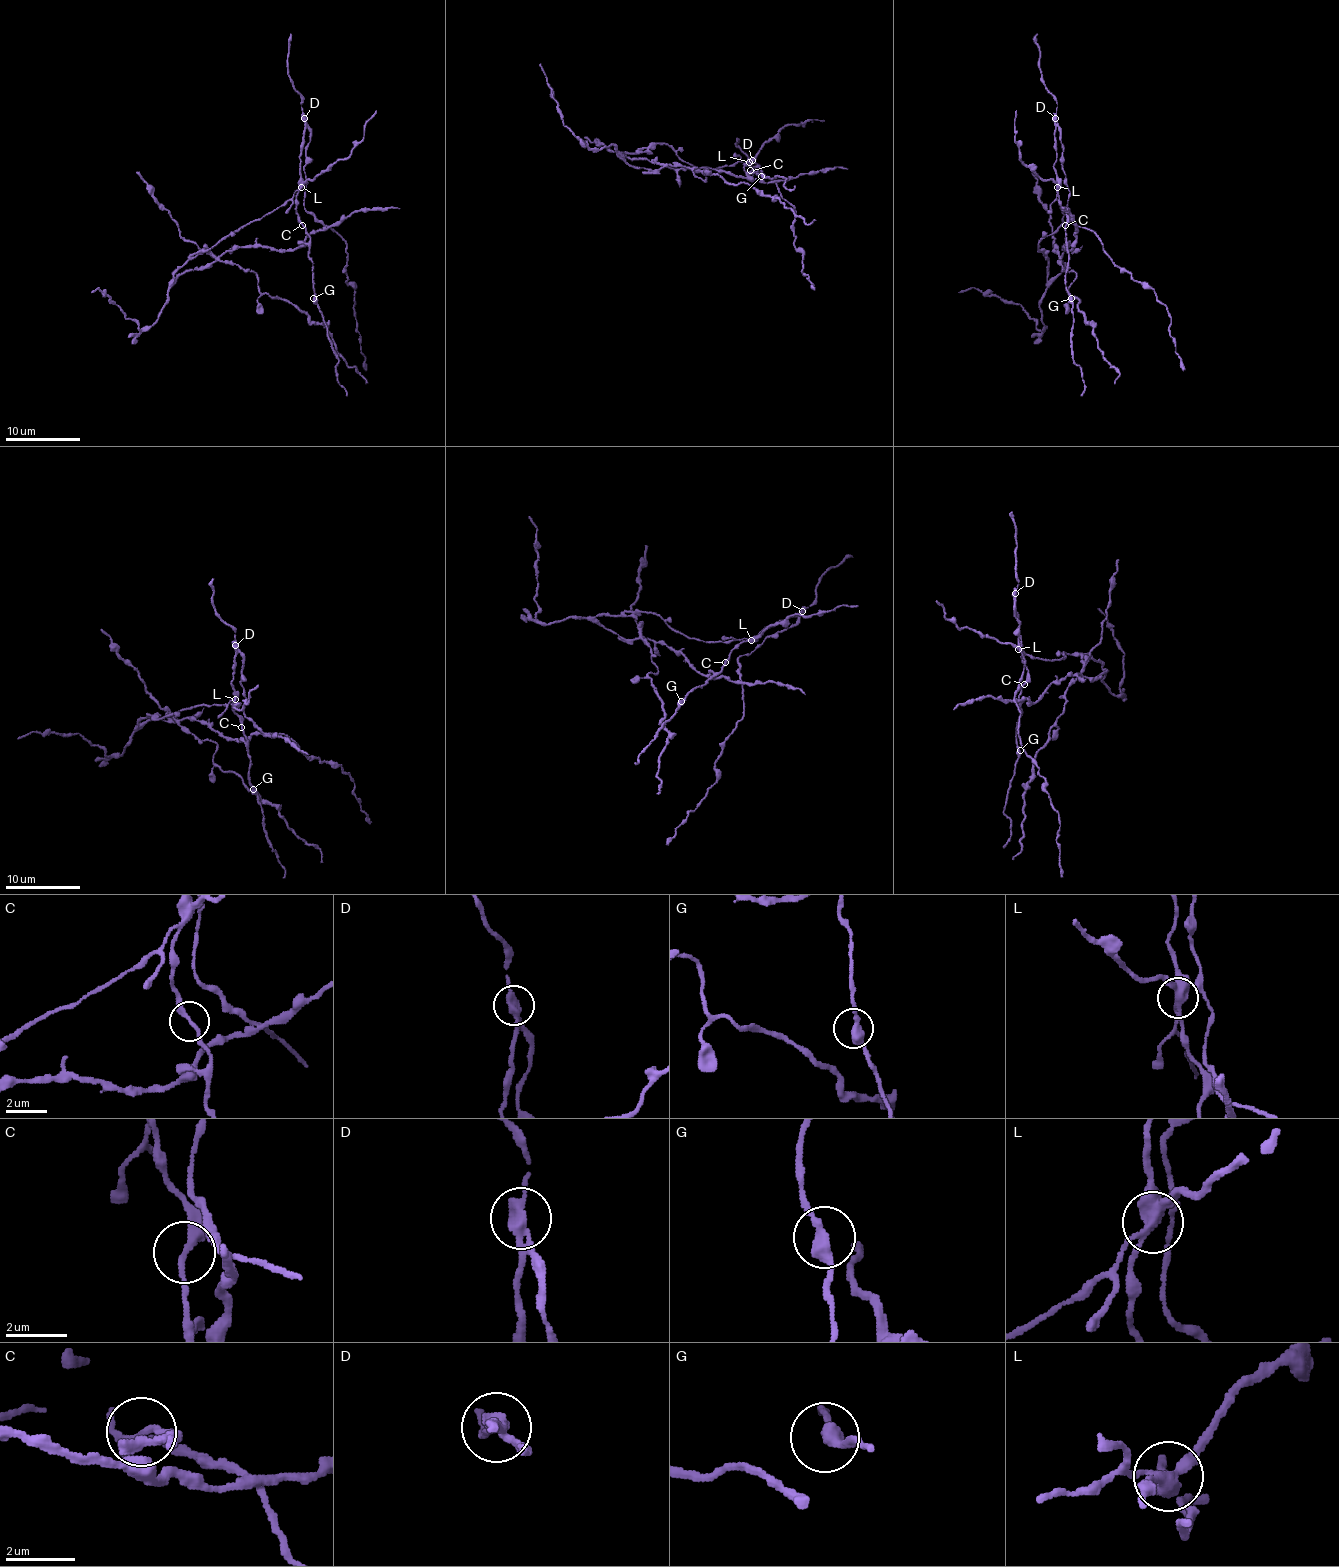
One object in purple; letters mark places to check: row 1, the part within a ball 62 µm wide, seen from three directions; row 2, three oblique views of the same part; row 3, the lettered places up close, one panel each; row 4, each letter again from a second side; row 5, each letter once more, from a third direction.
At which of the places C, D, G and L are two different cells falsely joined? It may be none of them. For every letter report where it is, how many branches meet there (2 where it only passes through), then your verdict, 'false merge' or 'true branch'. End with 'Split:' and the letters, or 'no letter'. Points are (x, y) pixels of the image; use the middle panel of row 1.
C: place (750, 170); branches 2; true branch
D: place (752, 160); branches 2; false merge
G: place (761, 176); branches 2; true branch
L: place (749, 162); branches 4; false merge
Split: D, L

